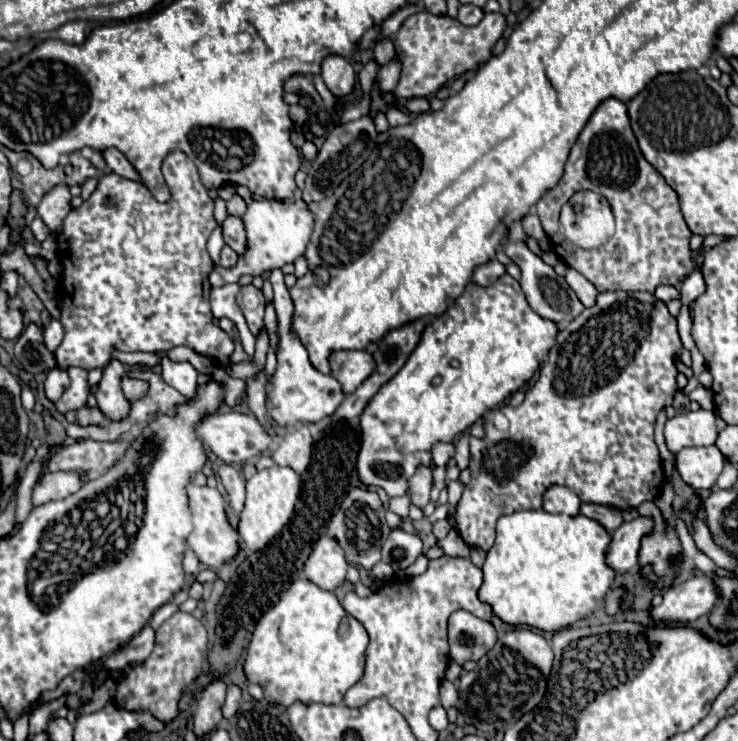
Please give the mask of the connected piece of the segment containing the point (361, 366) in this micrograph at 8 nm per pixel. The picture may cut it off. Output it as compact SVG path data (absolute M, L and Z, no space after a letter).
M340 350L330 356L332 376L340 382L344 394L352 394L374 370L374 360L362 350Z

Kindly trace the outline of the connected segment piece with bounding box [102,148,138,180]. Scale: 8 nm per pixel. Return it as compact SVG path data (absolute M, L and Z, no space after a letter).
M106 148L106 150L102 152L102 156L104 156L104 160L106 160L106 164L108 164L108 168L110 168L112 172L116 172L118 176L128 178L128 180L138 180L136 170L132 168L132 164L124 158L124 154L122 154L120 150L116 150L116 148Z

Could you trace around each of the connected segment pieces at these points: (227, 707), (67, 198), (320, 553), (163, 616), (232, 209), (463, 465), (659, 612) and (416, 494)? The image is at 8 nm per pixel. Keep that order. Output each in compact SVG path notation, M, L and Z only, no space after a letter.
M230 684L230 686L228 686L228 696L226 696L226 702L224 702L224 708L222 708L224 718L232 718L232 716L236 714L236 708L238 708L240 700L242 700L242 690L240 690L240 686Z
M60 184L60 188L52 188L52 192L44 196L44 200L36 206L36 210L38 216L44 220L44 224L50 228L50 232L56 236L62 230L62 220L72 210L70 188L64 188L64 184Z
M320 536L304 564L304 574L320 588L336 590L346 578L346 568L348 562L344 560L340 544L336 544L330 536Z
M167 603L160 607L150 619L150 625L154 630L158 630L160 626L172 616L176 611L178 611L178 606L173 603Z
M234 194L234 196L226 202L226 206L228 206L228 214L234 214L234 216L242 216L242 214L246 212L246 202L244 202L238 194Z
M464 435L456 445L456 454L454 456L457 466L460 470L466 469L469 466L470 450L469 450L470 435Z
M694 574L664 594L664 602L652 608L654 620L692 622L708 614L720 600L720 588L706 574Z
M420 464L416 468L416 474L408 478L410 502L418 508L424 508L430 502L430 488L432 488L432 468Z

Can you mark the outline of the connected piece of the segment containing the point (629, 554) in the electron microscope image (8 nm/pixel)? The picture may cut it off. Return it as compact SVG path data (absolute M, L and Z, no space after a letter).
M638 516L630 522L624 522L614 534L612 534L612 544L608 548L606 562L618 572L624 574L632 568L638 566L638 552L640 552L640 542L644 536L652 534L652 524L654 520L648 516Z

